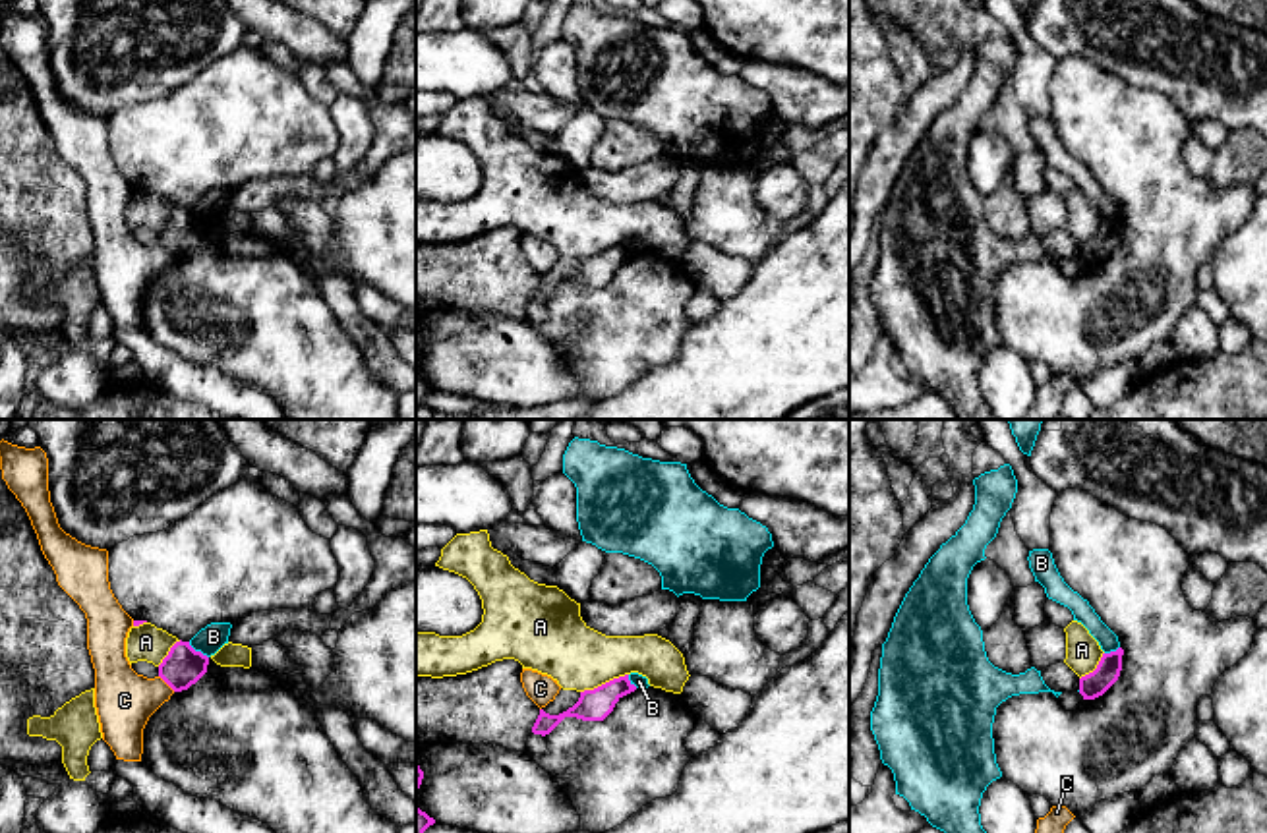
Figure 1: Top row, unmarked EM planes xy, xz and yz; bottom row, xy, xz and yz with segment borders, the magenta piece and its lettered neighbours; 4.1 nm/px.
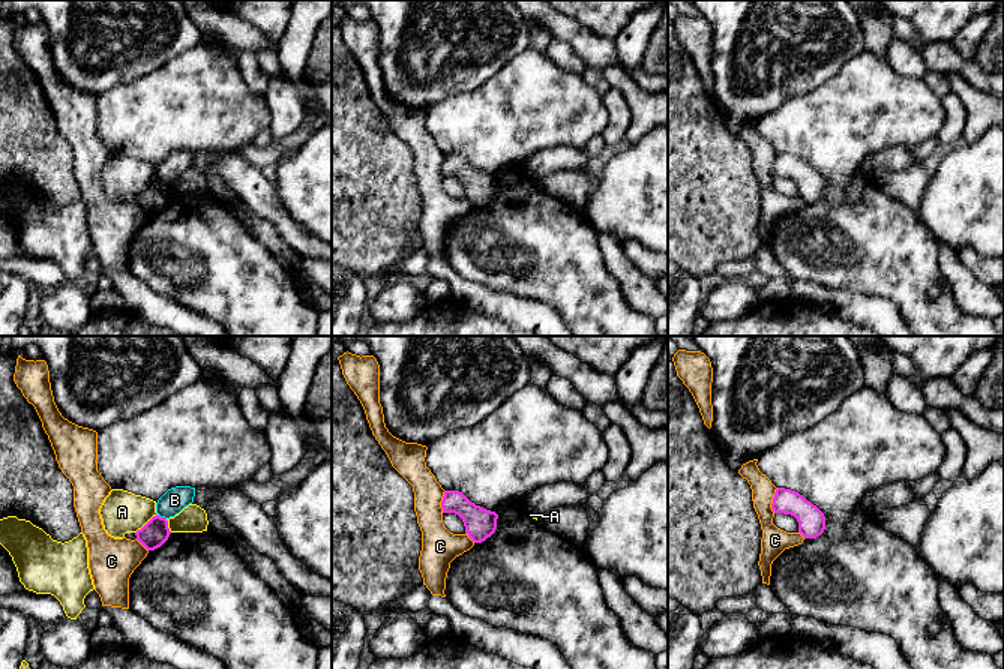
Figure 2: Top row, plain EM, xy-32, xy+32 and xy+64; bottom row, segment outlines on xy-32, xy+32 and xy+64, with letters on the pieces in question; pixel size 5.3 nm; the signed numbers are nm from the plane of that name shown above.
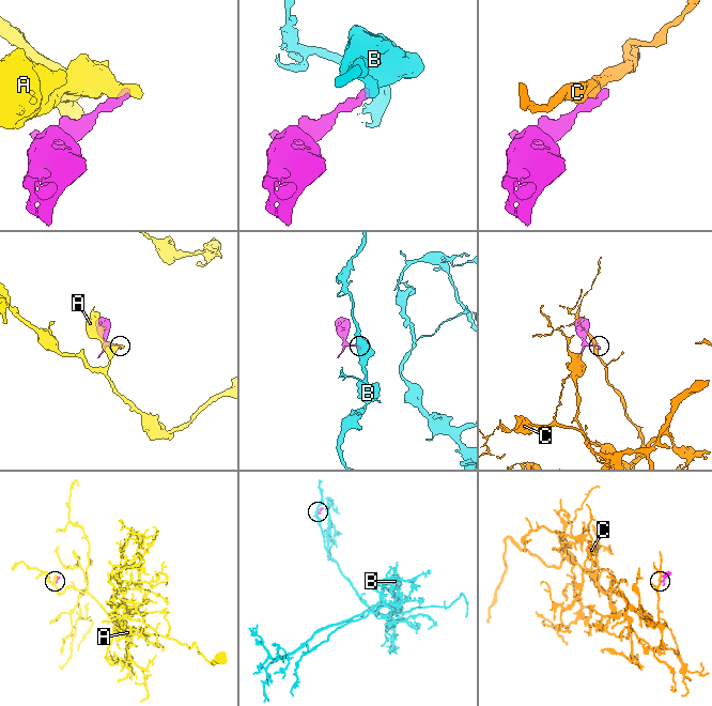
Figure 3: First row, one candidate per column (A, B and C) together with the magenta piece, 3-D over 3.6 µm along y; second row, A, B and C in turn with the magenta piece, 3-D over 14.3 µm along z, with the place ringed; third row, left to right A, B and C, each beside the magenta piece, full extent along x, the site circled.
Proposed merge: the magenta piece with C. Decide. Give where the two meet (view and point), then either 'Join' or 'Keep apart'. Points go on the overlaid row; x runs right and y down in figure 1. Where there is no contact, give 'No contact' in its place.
Touches magenta at xy (167, 683). Keep apart

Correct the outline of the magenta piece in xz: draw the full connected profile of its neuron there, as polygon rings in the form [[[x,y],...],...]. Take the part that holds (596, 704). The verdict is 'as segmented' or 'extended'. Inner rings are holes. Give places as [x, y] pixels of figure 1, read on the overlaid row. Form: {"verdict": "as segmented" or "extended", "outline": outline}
{"verdict": "as segmented", "outline": [[[629,675],[613,678],[594,690],[580,692],[578,702],[559,715],[549,715],[540,709],[540,715],[532,727],[534,734],[549,734],[565,717],[576,717],[582,721],[604,721],[615,707],[615,704],[634,692],[636,686],[629,680]]]}

